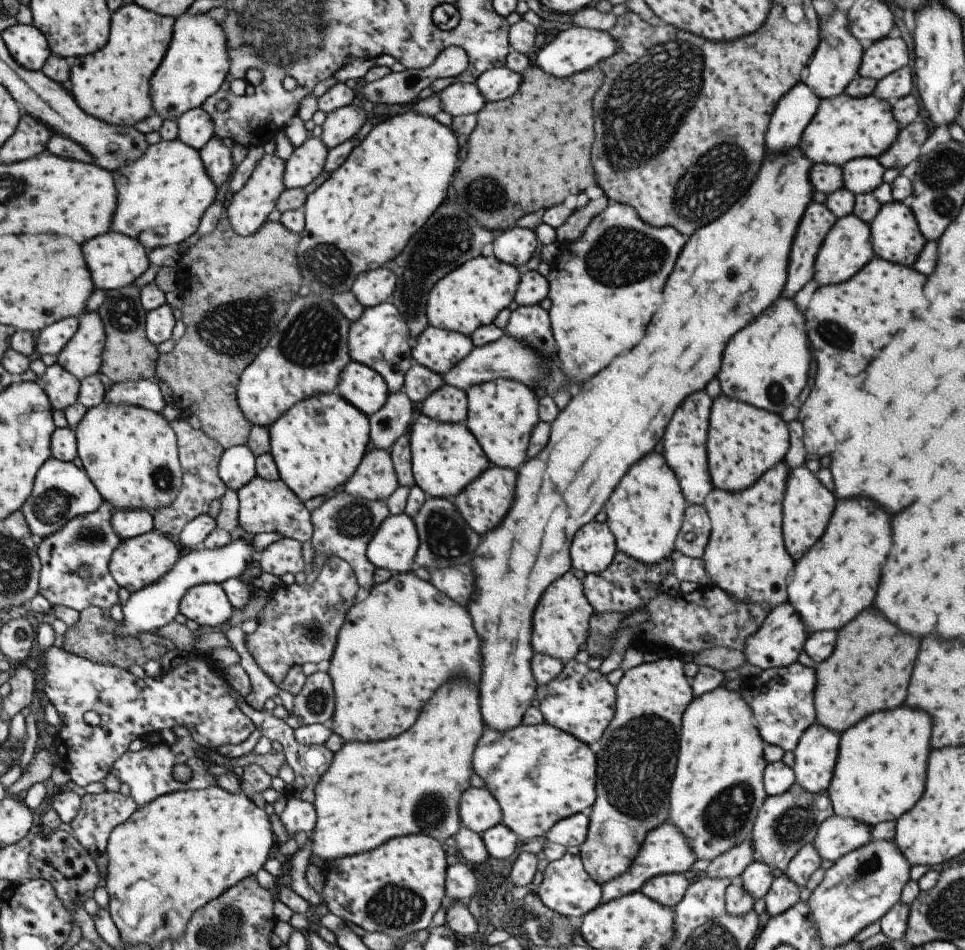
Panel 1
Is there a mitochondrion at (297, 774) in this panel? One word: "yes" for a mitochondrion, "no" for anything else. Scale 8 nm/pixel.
no

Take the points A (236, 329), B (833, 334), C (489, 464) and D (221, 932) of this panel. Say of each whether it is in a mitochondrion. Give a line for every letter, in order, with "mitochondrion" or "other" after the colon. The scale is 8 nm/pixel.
A: mitochondrion
B: mitochondrion
C: other
D: mitochondrion

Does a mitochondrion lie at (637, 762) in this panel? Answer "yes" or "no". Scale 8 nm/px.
yes

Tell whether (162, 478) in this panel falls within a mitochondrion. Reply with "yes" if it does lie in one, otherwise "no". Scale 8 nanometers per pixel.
yes

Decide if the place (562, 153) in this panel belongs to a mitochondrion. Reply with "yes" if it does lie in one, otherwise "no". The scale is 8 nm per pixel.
no

